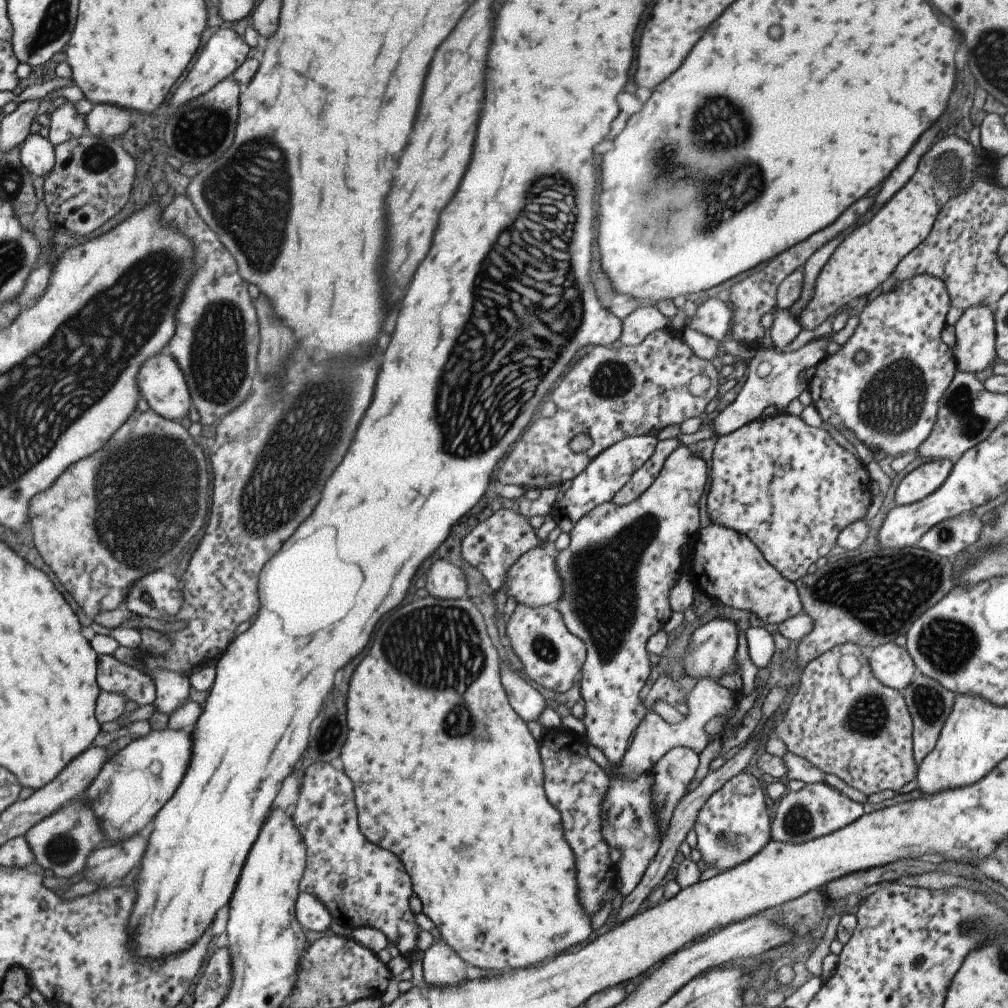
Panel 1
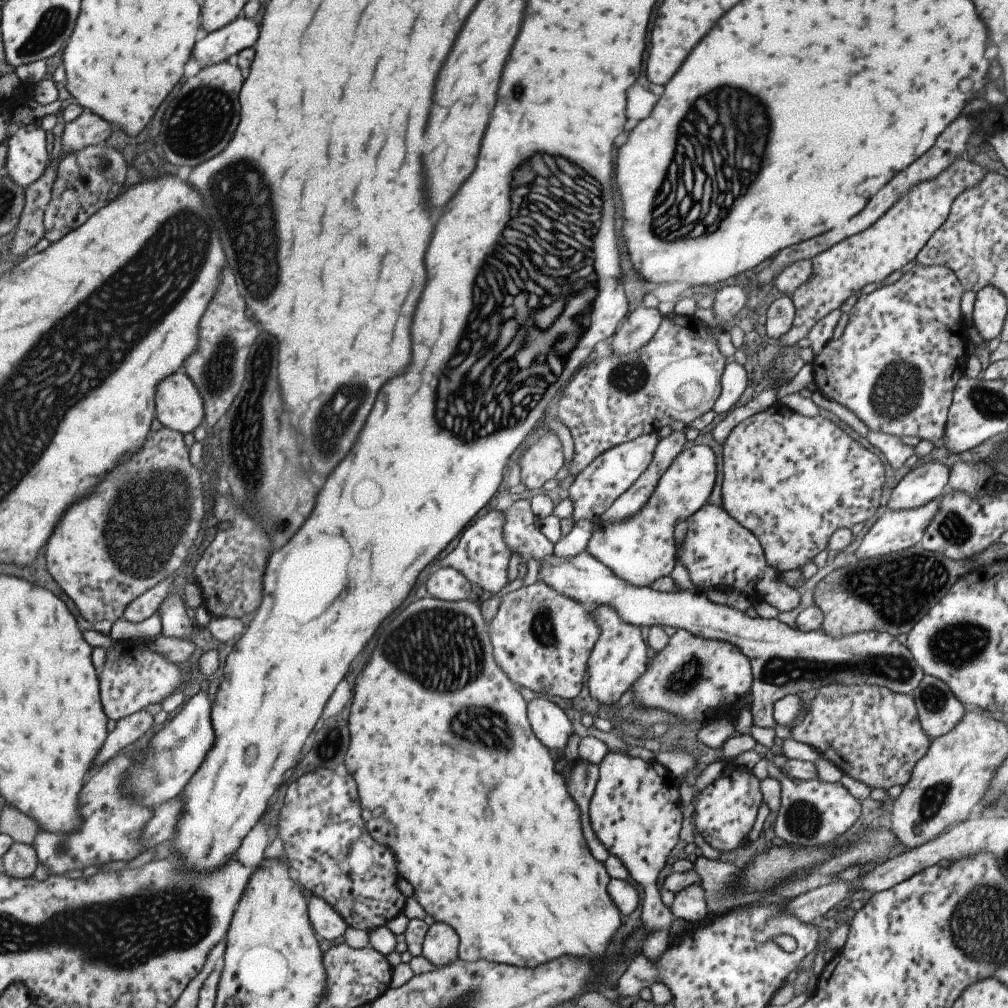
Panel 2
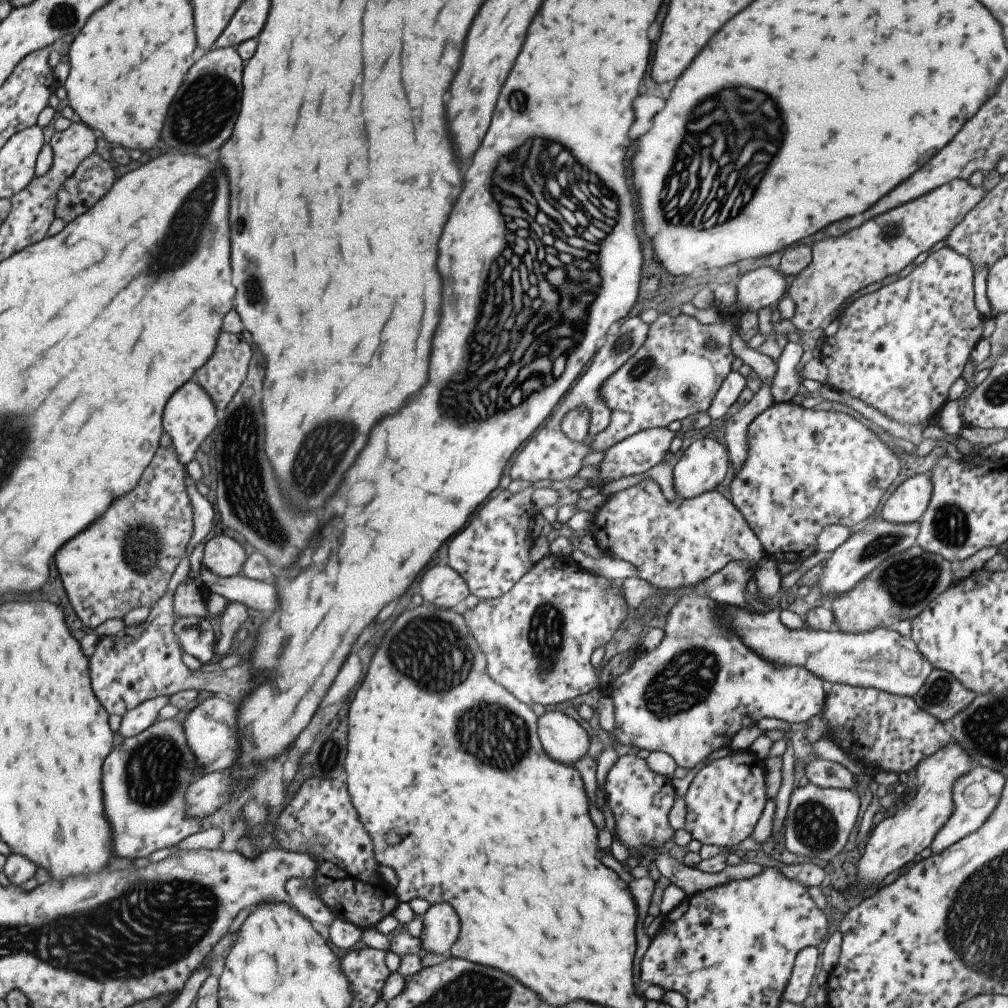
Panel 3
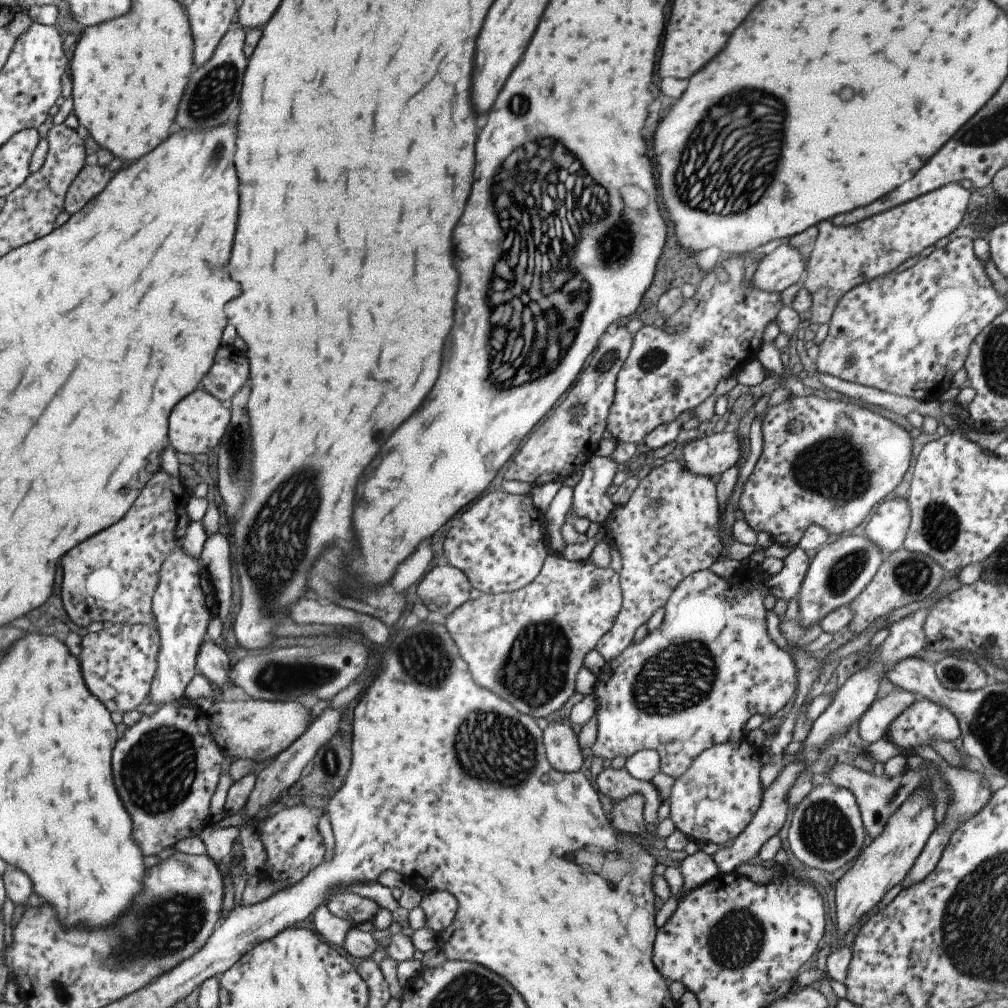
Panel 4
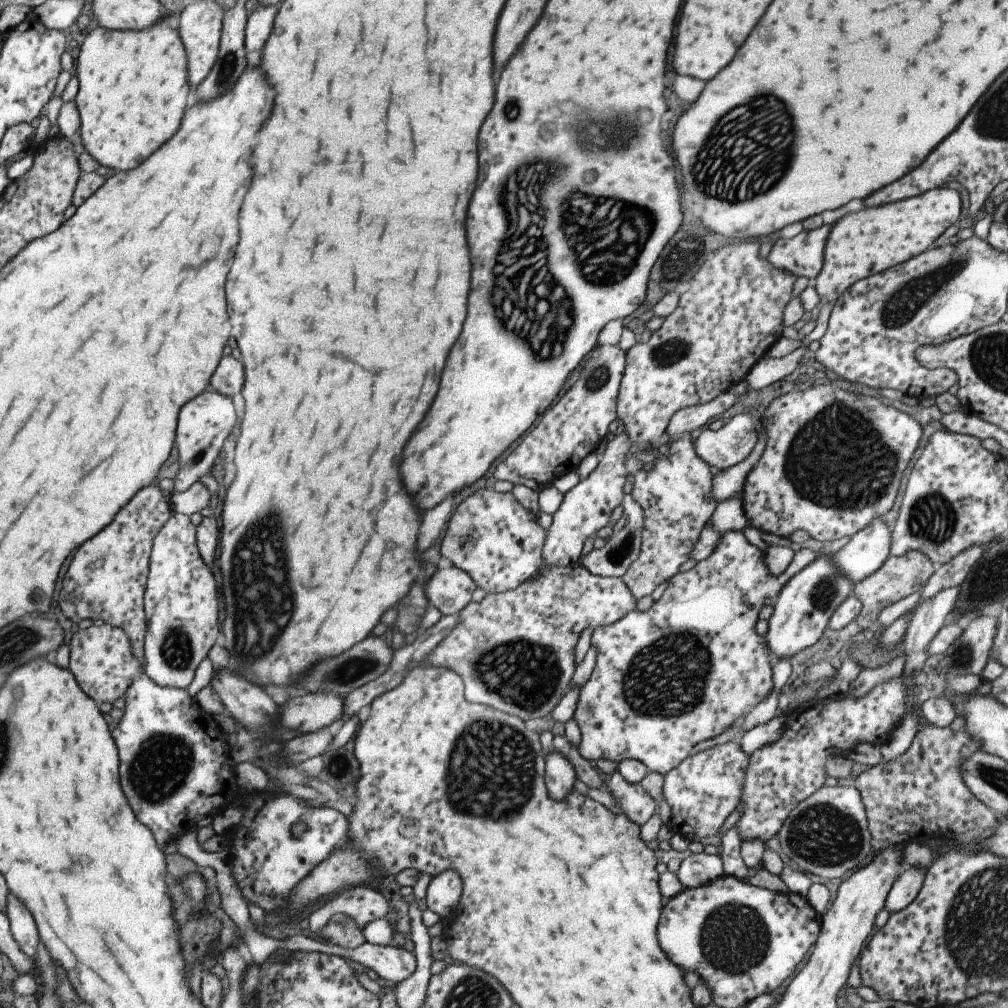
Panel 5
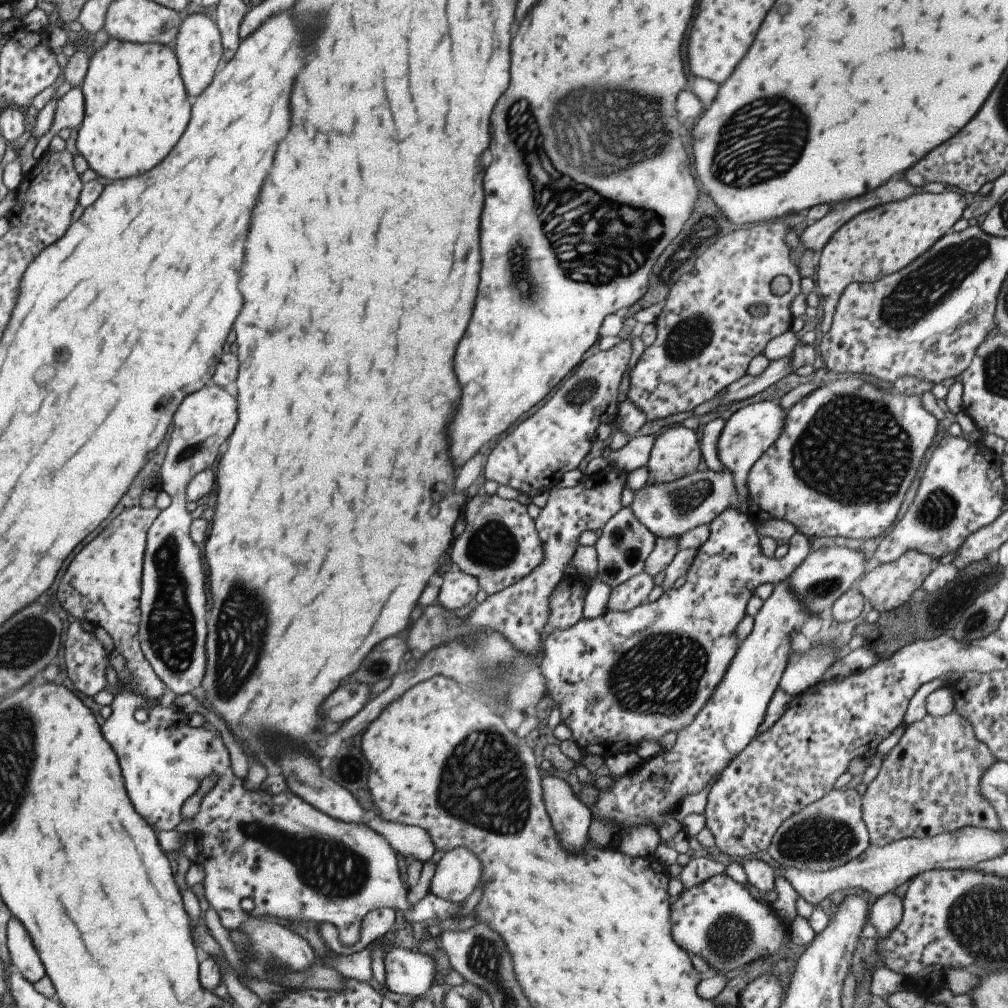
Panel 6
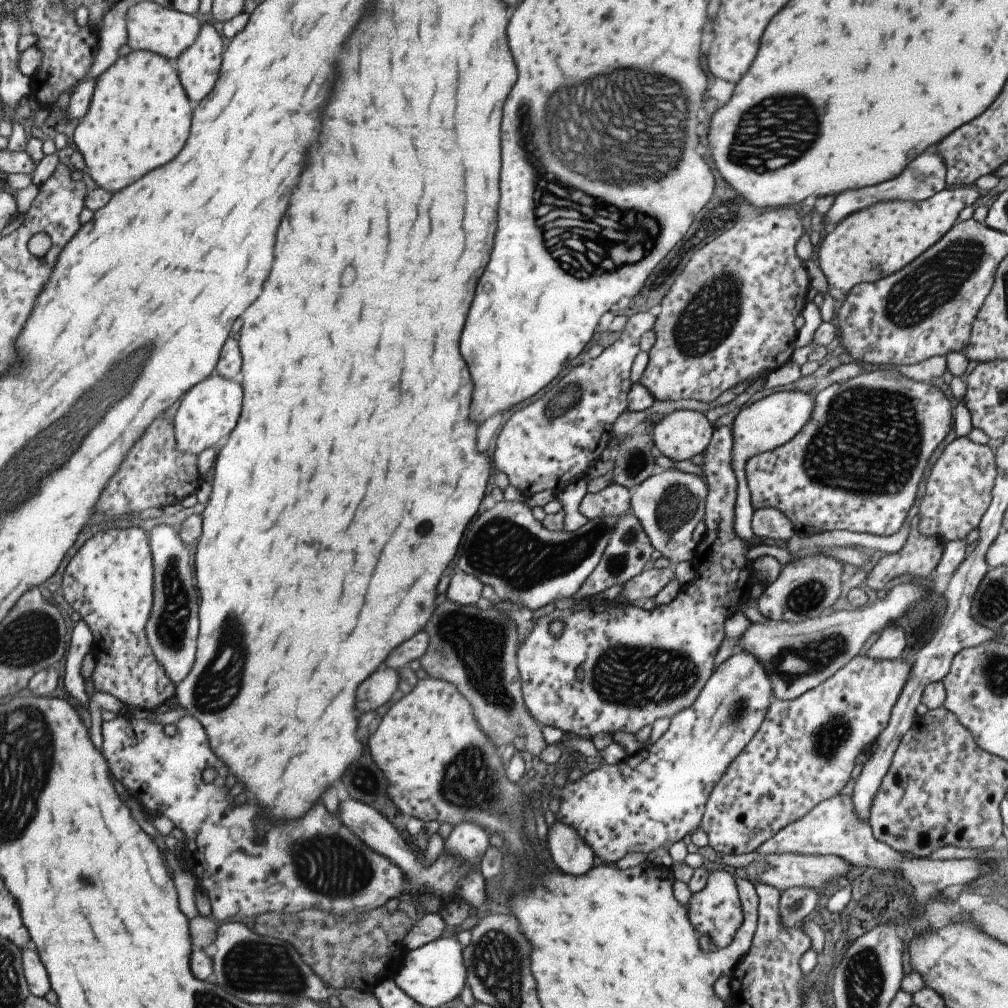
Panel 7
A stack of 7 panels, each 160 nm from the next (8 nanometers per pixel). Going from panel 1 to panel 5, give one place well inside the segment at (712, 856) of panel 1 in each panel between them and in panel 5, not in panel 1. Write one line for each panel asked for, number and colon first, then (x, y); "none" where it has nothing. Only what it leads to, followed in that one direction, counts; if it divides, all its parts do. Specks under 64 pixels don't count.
2: (725, 810)
3: (724, 799)
4: (713, 800)
5: (703, 789)

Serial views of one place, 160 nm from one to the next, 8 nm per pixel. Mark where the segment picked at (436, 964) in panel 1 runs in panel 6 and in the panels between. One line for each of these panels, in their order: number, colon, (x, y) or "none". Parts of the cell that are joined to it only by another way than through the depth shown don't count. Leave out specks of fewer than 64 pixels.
2: (440, 944)
3: (439, 930)
4: (439, 907)
5: (442, 894)
6: (456, 874)

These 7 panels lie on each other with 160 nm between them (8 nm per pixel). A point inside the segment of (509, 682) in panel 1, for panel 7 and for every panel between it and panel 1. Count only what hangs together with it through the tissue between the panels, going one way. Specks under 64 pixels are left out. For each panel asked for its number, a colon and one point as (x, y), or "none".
2: (549, 724)
3: (561, 737)
4: (562, 751)
5: (558, 773)
6: (570, 818)
7: (569, 853)

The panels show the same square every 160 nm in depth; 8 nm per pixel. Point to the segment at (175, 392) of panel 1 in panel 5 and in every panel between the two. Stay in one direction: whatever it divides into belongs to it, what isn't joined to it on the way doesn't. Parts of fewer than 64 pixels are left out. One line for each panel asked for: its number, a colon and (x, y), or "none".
2: (178, 406)
3: (190, 415)
4: (196, 424)
5: (202, 425)

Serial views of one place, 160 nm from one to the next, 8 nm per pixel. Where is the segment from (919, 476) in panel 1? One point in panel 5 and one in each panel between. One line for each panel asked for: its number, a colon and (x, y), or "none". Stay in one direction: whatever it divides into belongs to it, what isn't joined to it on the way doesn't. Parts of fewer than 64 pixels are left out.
2: (925, 482)
3: (906, 504)
4: (887, 526)
5: (866, 550)

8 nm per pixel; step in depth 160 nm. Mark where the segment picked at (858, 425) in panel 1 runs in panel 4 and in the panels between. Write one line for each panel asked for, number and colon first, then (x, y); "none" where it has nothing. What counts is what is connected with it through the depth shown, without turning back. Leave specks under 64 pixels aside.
2: (894, 367)
3: (898, 349)
4: (909, 332)

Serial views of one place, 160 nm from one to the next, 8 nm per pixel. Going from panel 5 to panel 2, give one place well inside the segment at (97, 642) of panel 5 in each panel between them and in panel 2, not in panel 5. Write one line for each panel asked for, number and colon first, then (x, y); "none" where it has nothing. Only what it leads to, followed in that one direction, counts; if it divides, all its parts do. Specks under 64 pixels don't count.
2: (132, 677)
3: (137, 663)
4: (117, 663)

